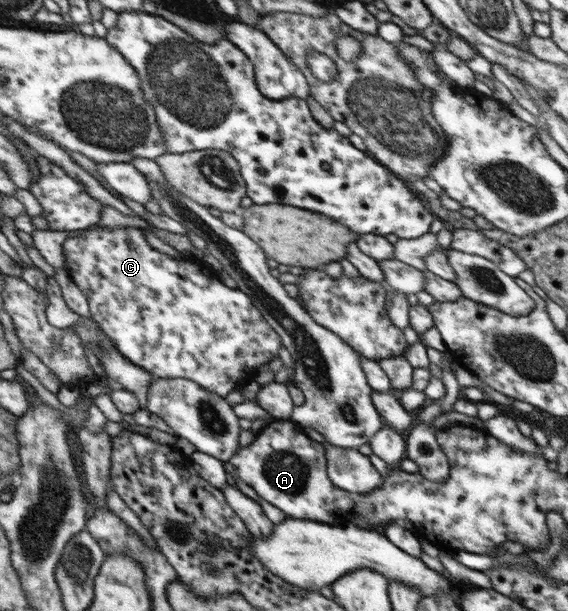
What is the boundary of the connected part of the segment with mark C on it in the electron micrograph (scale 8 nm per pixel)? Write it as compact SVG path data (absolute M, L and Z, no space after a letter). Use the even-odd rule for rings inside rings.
M89 228L83 236L69 236L65 240L63 258L63 267L87 297L90 317L129 362L154 376L194 380L225 398L238 388L237 382L247 373L279 357L282 340L249 296L221 284L220 280L211 280L197 264L181 266L179 260L152 248L139 228Z

